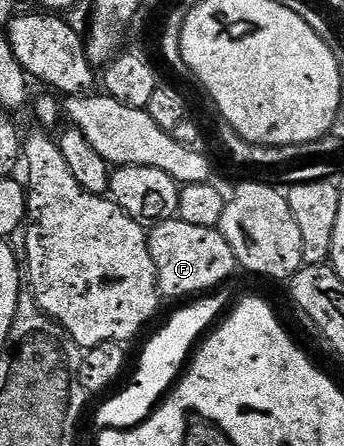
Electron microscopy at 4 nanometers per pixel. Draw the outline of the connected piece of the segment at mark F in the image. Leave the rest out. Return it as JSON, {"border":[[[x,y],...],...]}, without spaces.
{"border":[[[177,217],[155,223],[148,230],[148,247],[154,260],[158,288],[165,299],[191,299],[215,291],[238,270],[234,248],[230,248],[219,228],[197,228],[195,224],[186,224]]]}

